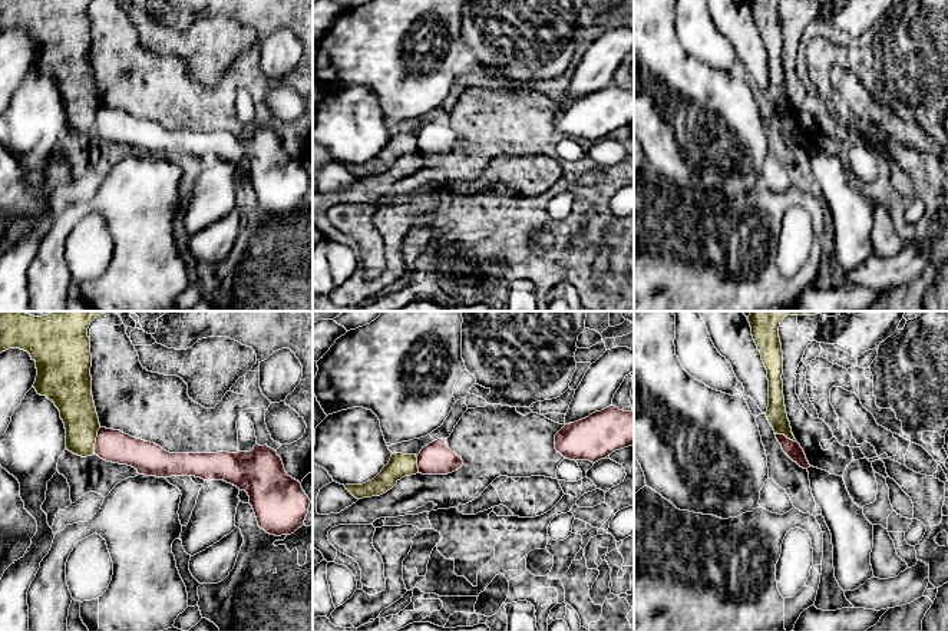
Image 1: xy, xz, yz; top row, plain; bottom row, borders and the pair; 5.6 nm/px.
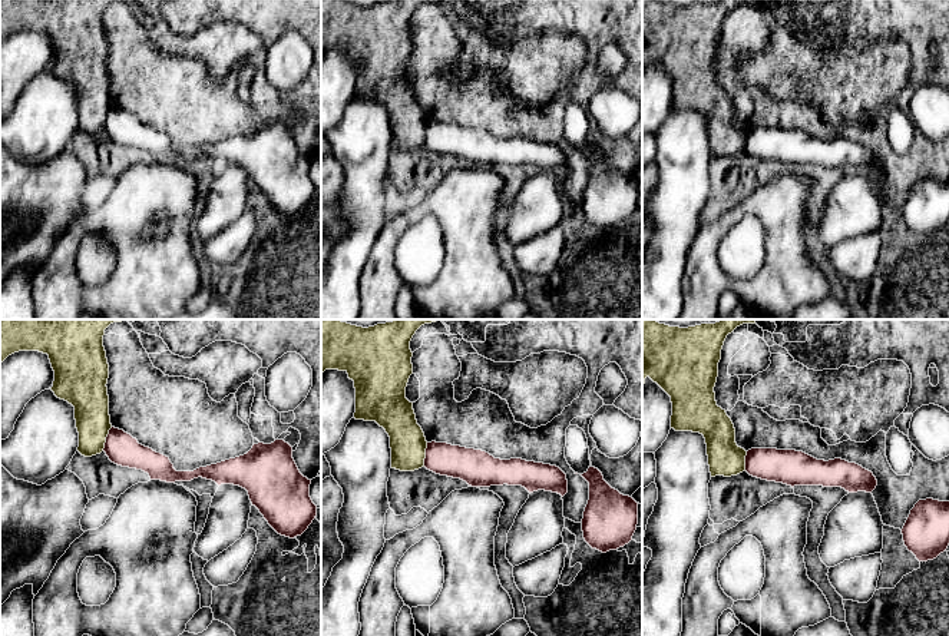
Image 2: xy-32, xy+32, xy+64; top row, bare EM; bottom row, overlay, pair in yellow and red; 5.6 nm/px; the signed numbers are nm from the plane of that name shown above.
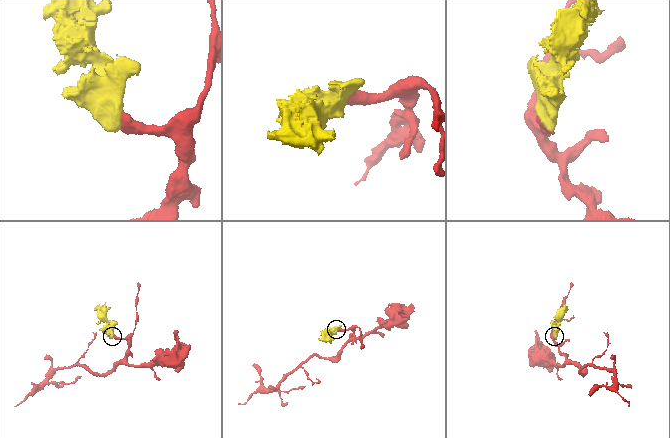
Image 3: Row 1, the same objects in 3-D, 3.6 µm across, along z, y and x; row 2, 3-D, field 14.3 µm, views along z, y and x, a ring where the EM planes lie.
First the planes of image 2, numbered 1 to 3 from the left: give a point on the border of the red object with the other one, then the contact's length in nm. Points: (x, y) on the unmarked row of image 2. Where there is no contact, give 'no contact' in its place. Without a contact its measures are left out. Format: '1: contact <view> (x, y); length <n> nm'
1: contact xy-32 (105, 118); length 150 nm
2: contact xy+32 (425, 133); length 140 nm
3: contact xy+64 (744, 141); length 110 nm

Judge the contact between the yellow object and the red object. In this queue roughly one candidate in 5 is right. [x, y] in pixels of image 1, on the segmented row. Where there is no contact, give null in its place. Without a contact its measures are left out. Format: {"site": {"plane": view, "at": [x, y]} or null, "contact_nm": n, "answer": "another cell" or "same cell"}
{"site": {"plane": "xy", "at": [95, 440]}, "contact_nm": 150, "answer": "another cell"}

